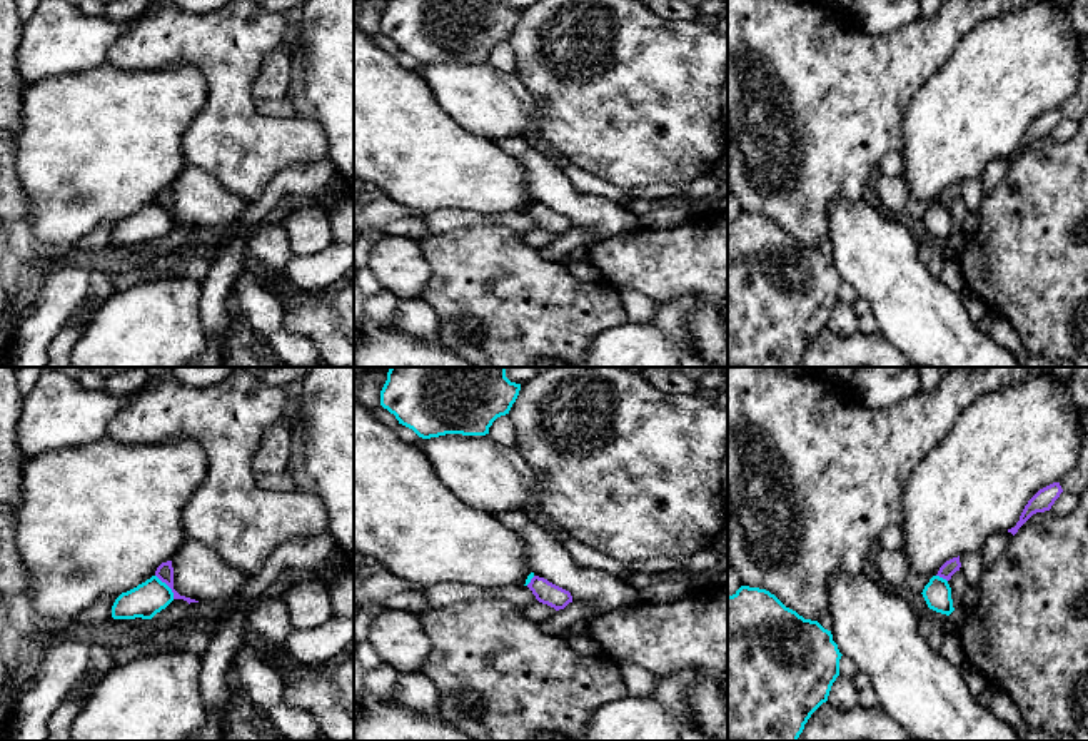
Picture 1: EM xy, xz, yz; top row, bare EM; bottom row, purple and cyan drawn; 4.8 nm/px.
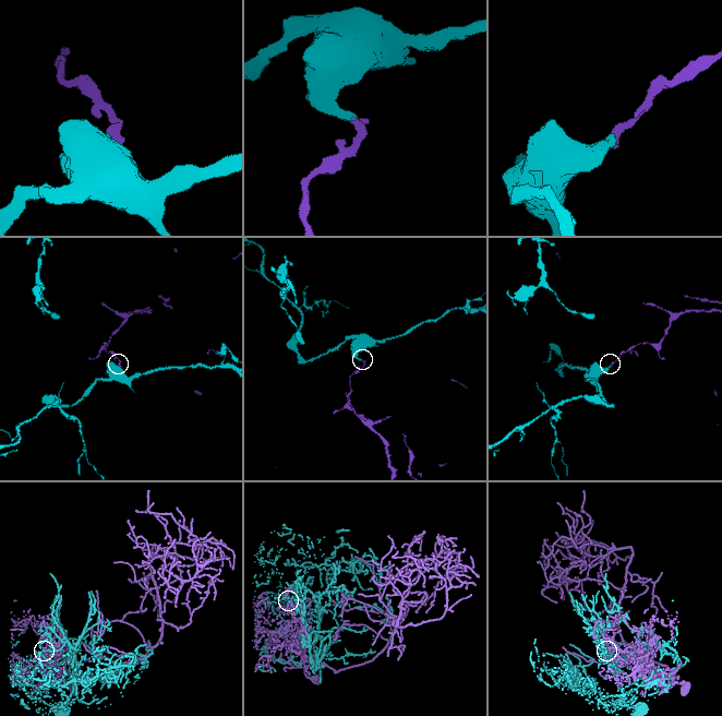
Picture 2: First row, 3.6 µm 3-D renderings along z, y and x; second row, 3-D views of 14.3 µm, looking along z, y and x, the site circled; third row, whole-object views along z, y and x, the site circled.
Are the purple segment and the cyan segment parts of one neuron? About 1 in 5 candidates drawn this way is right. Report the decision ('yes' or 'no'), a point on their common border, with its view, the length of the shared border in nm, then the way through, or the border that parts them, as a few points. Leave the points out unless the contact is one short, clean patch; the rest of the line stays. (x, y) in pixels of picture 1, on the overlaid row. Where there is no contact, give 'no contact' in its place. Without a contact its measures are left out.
no; meets purple in xy at (167, 584); contact 150 nm long; border along xy (156, 574), (171, 589), (174, 598)

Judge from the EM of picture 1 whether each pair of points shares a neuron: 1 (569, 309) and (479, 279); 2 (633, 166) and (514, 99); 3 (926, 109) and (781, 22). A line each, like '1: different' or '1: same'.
1: same
2: different
3: different

